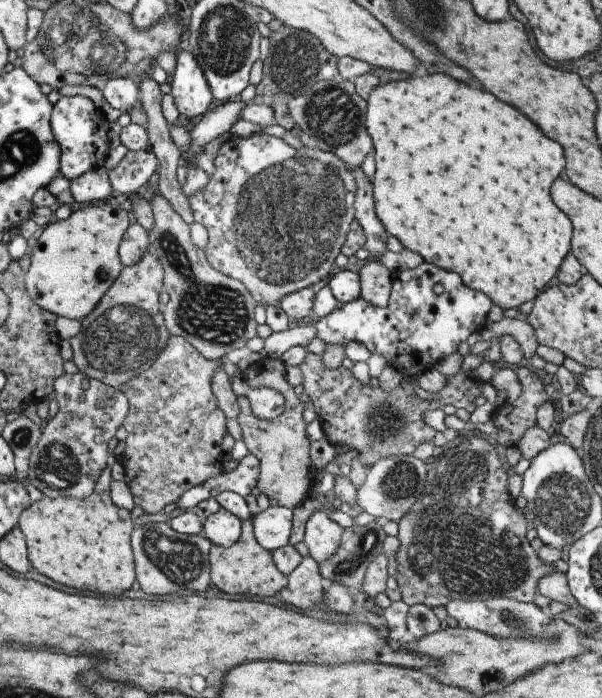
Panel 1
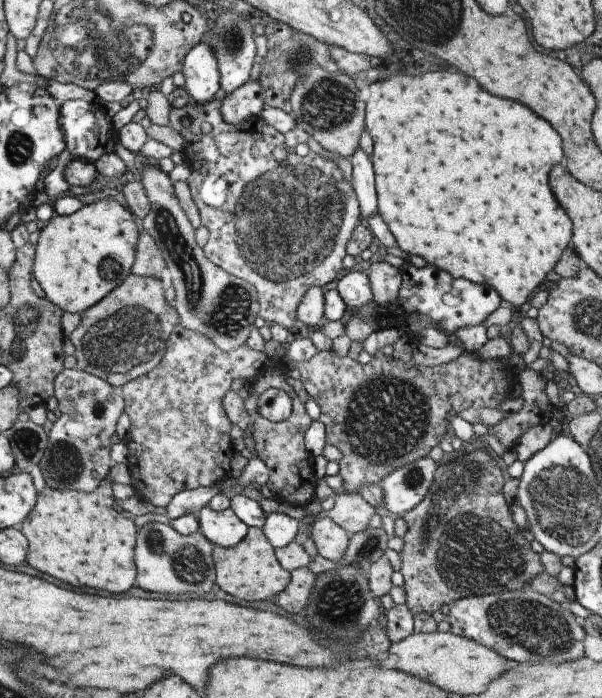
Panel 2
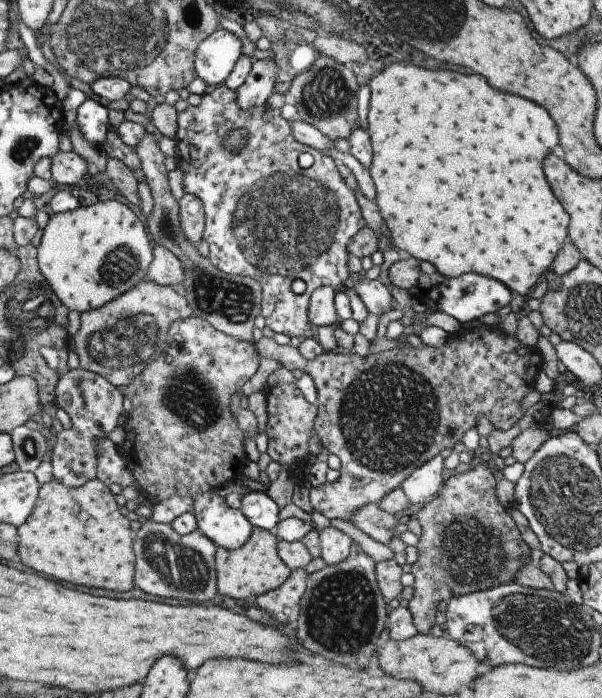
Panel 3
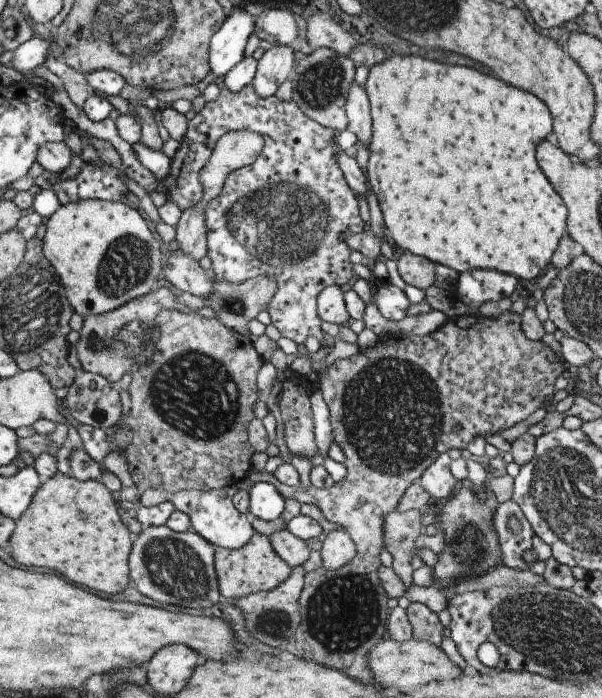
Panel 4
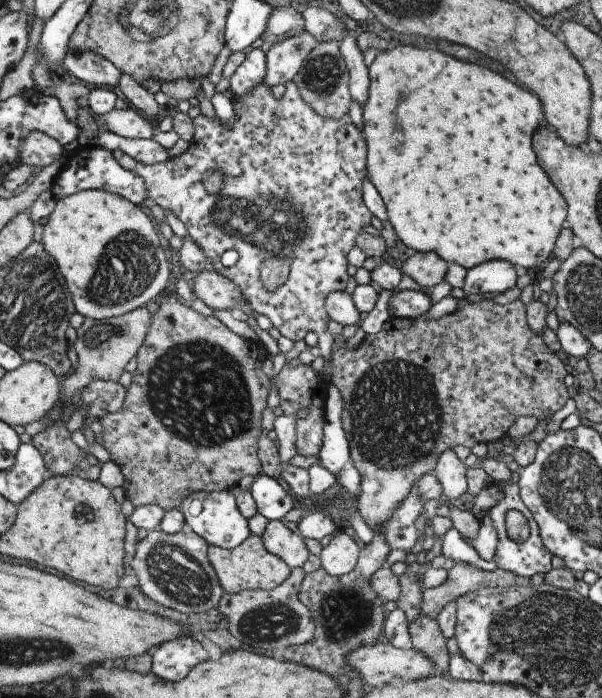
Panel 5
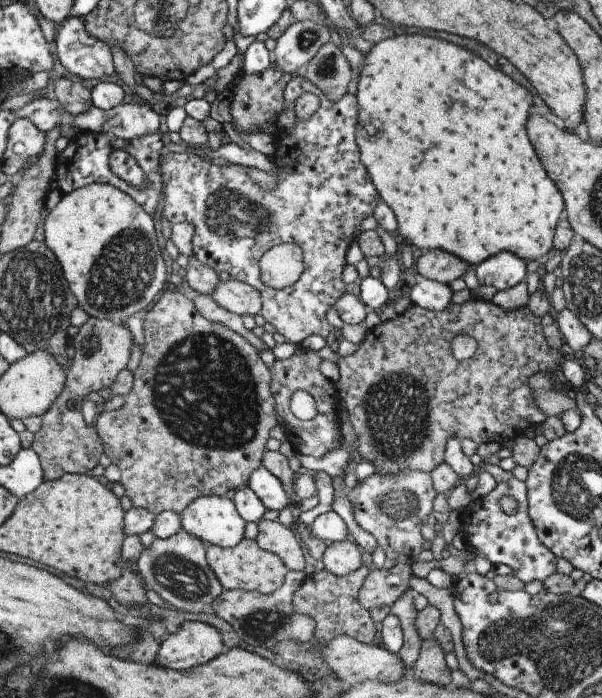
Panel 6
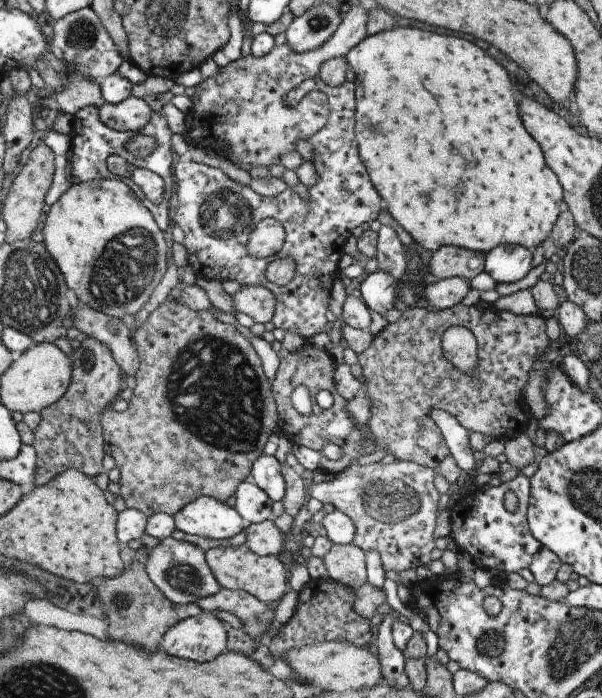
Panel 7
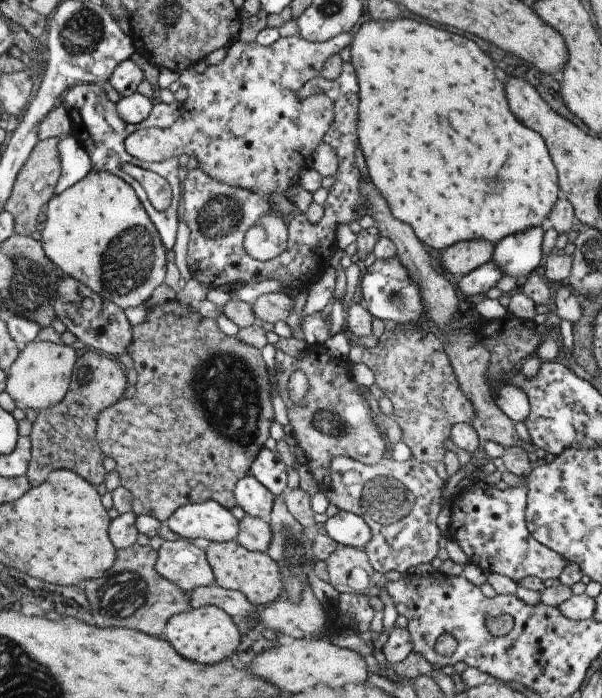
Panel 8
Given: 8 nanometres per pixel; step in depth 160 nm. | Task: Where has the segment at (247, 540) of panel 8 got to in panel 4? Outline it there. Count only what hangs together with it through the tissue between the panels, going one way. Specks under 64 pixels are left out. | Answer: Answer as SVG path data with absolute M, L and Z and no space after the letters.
M285 528L270 534L268 541L273 552L291 569L302 566L310 553L305 543Z

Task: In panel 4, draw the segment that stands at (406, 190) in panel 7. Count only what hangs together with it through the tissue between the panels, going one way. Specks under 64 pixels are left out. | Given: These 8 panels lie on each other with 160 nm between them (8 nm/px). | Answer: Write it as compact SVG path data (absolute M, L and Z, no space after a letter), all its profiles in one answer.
M391 56L381 64L369 67L364 89L370 106L371 136L368 144L369 156L366 162L366 180L377 199L382 214L385 232L399 248L431 262L452 268L458 274L469 269L495 269L513 275L521 280L531 280L543 272L559 239L566 232L566 206L563 199L553 190L551 183L535 164L535 146L551 132L551 116L541 100L533 94L513 88L493 76L485 76L479 70L467 66L451 66L431 62L419 56Z

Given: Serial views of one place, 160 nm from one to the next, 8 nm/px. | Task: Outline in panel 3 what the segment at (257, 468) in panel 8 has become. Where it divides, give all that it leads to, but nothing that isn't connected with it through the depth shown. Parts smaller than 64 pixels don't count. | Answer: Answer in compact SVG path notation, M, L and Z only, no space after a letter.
M249 491L242 496L238 510L252 527L273 531L280 509L263 491Z

